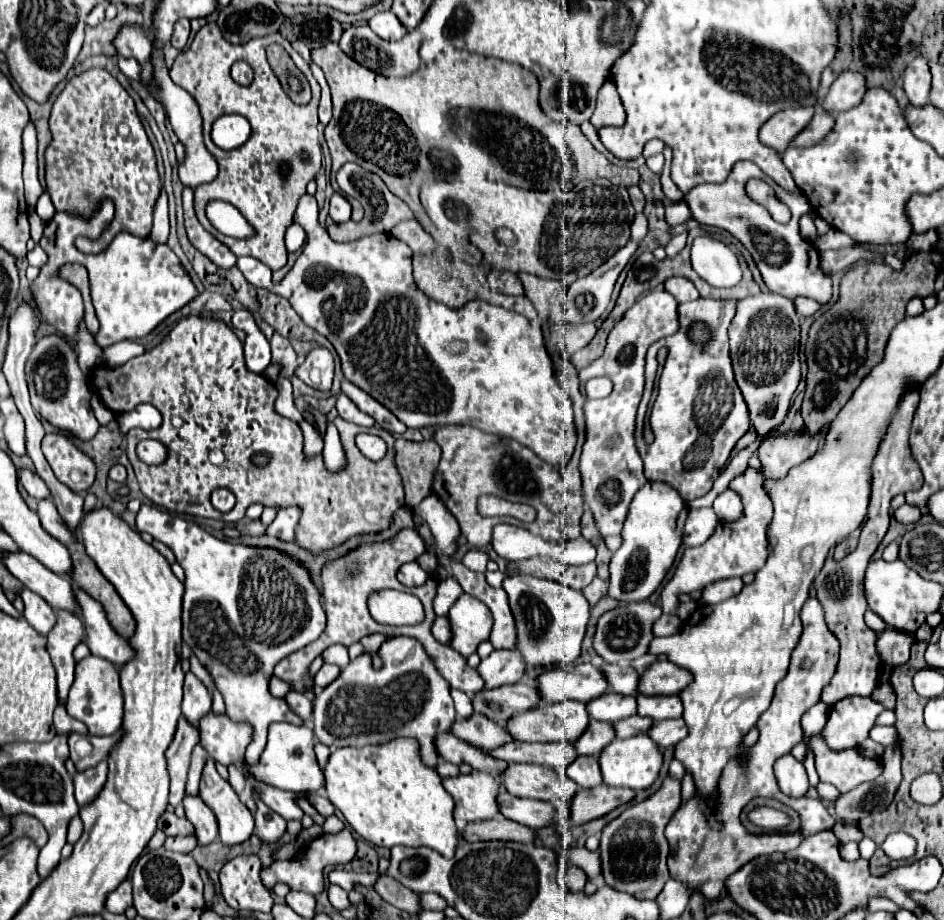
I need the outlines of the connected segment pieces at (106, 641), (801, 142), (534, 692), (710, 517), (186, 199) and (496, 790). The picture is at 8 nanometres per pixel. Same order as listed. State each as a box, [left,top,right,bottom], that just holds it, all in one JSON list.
[[74,584,134,666],[792,110,834,146],[474,684,540,724],[684,507,719,546],[182,188,236,268],[444,772,502,822]]

